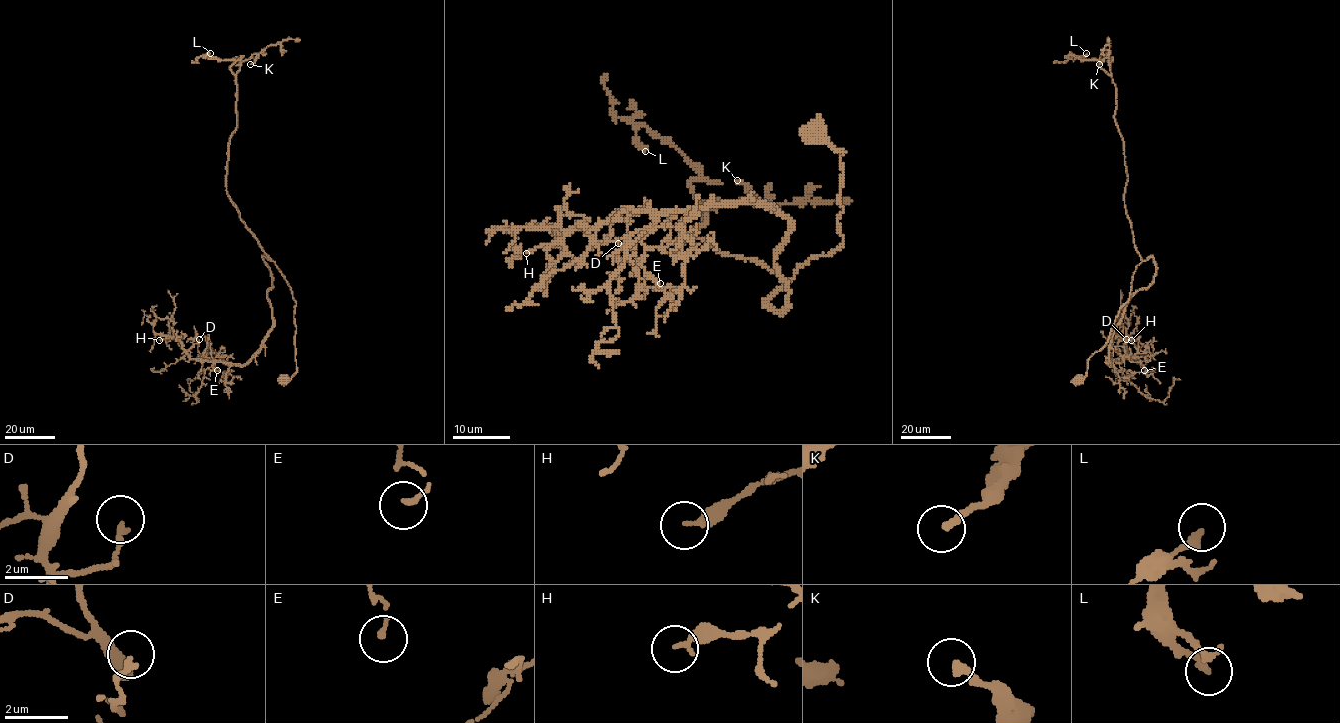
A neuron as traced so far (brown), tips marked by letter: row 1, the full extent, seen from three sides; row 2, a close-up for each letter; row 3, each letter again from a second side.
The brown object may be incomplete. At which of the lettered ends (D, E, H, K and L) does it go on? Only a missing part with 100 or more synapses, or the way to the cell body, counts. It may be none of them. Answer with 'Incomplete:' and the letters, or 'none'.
Incomplete: none

